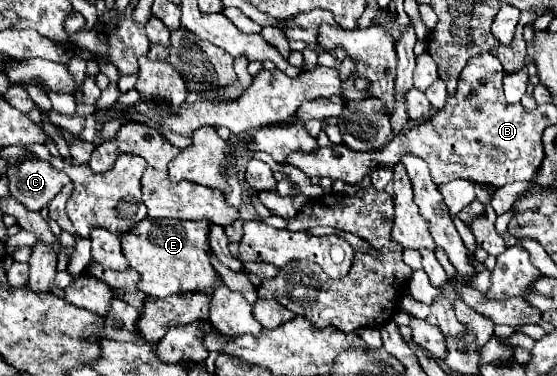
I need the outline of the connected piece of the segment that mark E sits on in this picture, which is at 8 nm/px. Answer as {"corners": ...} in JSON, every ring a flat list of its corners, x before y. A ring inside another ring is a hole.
{"corners":[[142,219,132,227,120,241,122,253,128,259,128,265,136,269,142,277,138,289,148,297,170,297,186,295,192,291,212,293,220,275,210,261,210,243,208,243,208,221,176,221,176,219]]}

